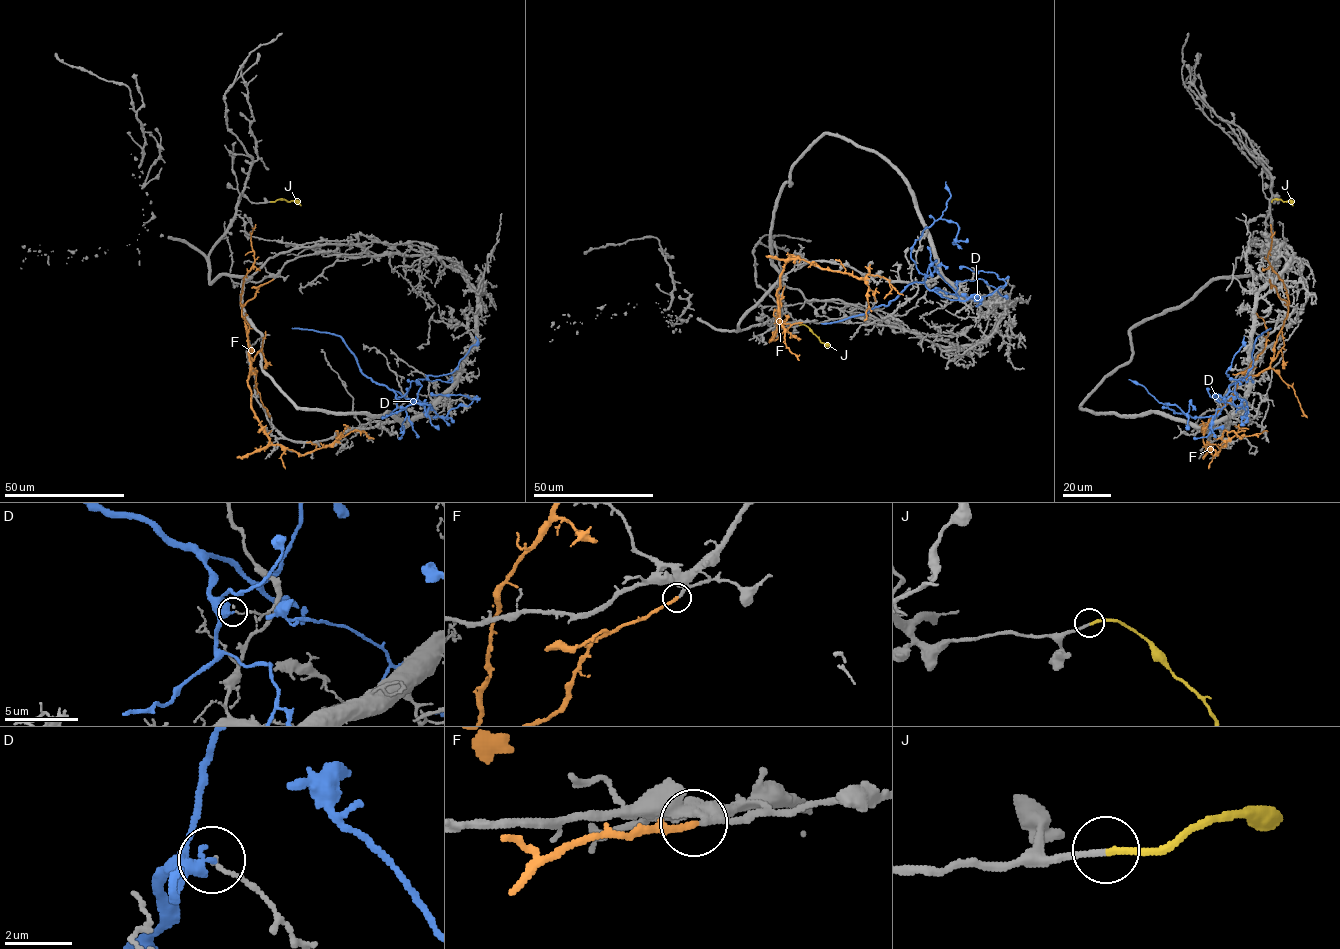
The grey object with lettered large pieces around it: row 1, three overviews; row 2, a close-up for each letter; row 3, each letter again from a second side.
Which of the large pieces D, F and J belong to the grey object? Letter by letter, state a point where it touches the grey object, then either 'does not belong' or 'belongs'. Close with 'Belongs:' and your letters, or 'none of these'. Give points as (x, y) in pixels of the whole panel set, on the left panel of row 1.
D: contact (399, 400); does not belong
F: contact (273, 279); does not belong
J: contact (270, 201); belongs
Belongs: J

